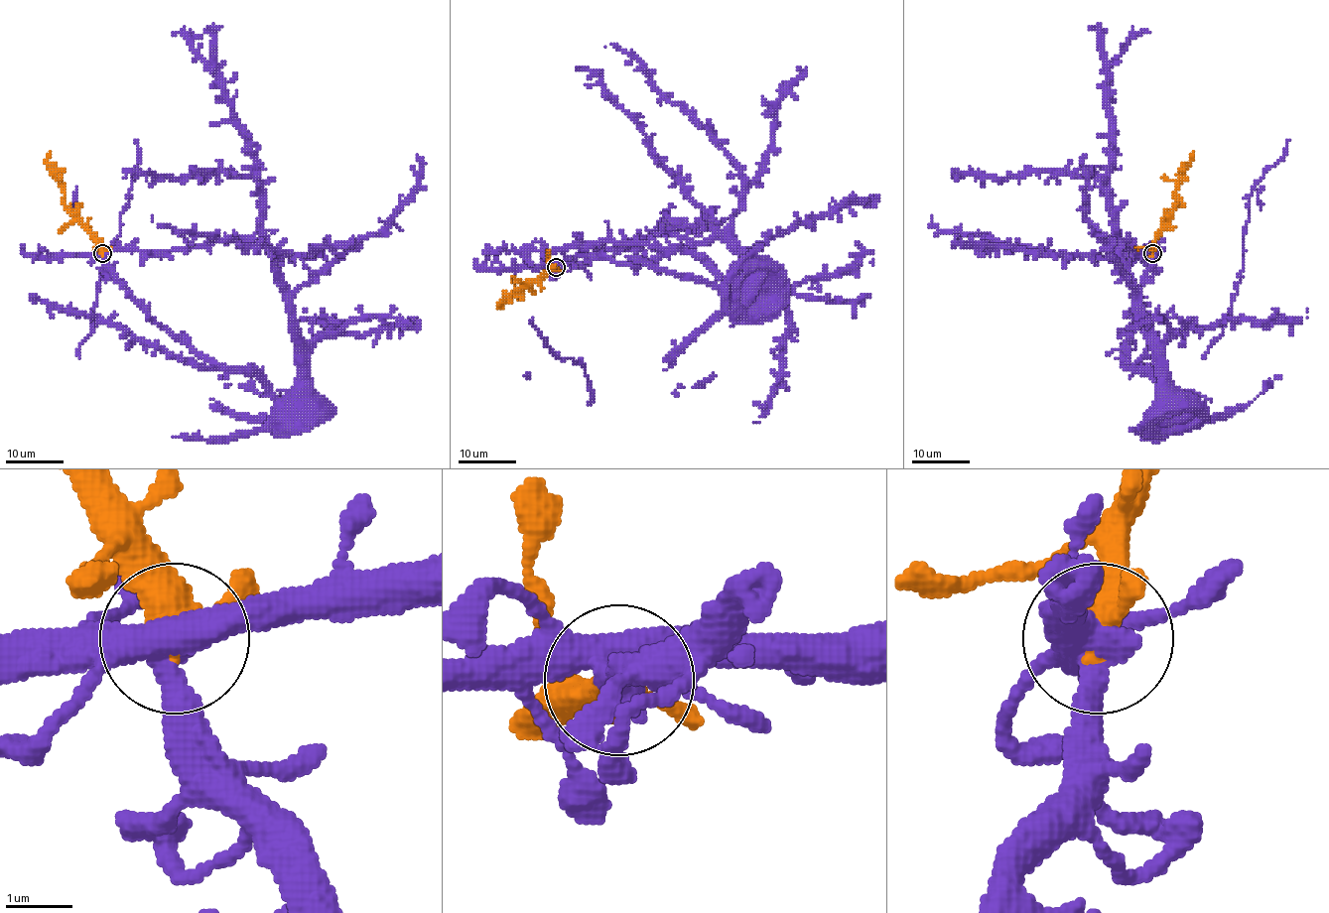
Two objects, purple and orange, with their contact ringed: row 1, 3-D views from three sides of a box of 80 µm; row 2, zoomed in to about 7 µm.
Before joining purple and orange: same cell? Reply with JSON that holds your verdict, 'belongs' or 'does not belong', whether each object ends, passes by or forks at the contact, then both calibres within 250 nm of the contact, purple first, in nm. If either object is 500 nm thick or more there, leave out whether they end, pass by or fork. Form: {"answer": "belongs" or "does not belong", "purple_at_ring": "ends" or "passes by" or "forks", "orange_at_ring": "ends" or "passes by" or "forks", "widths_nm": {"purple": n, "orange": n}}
{"answer": "belongs", "purple_at_ring": "forks", "orange_at_ring": "passes by", "widths_nm": {"purple": 440, "orange": 400}}

